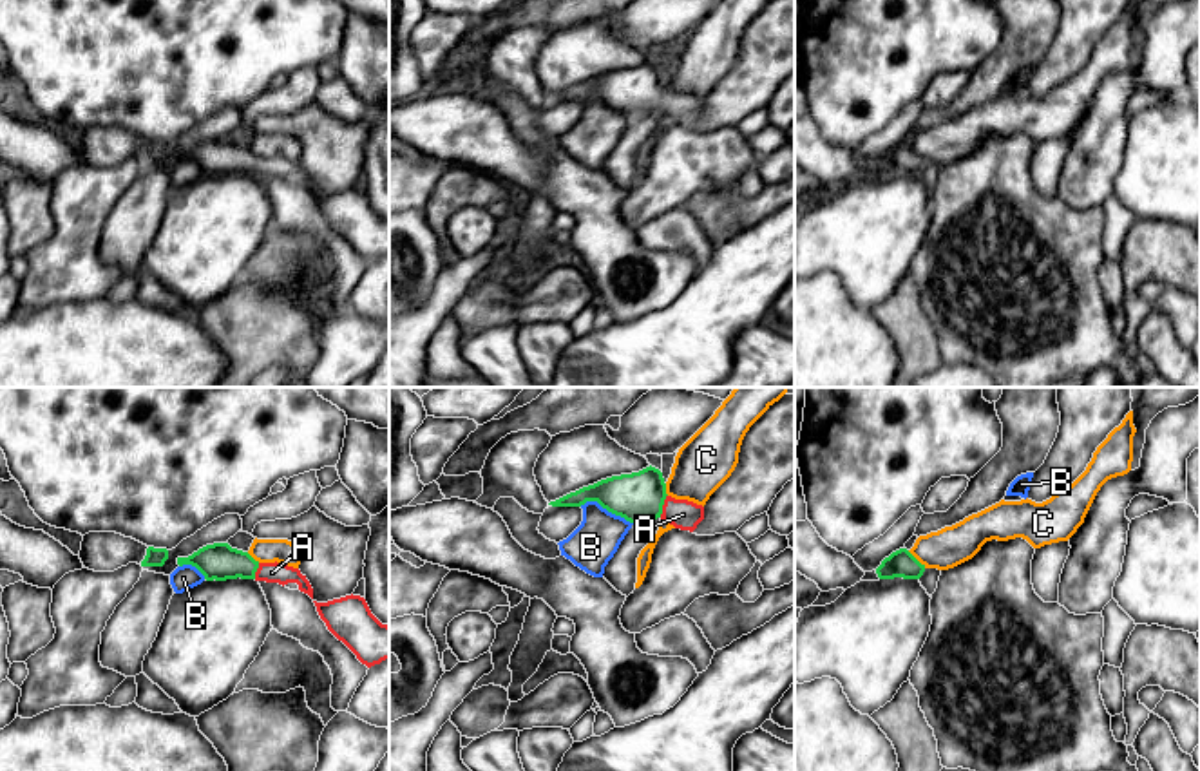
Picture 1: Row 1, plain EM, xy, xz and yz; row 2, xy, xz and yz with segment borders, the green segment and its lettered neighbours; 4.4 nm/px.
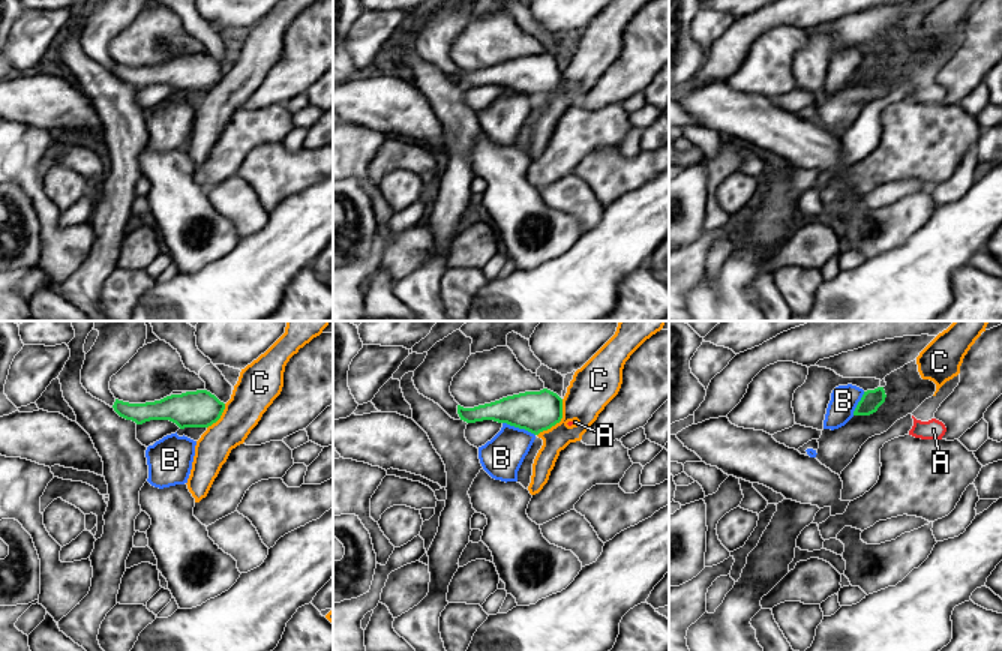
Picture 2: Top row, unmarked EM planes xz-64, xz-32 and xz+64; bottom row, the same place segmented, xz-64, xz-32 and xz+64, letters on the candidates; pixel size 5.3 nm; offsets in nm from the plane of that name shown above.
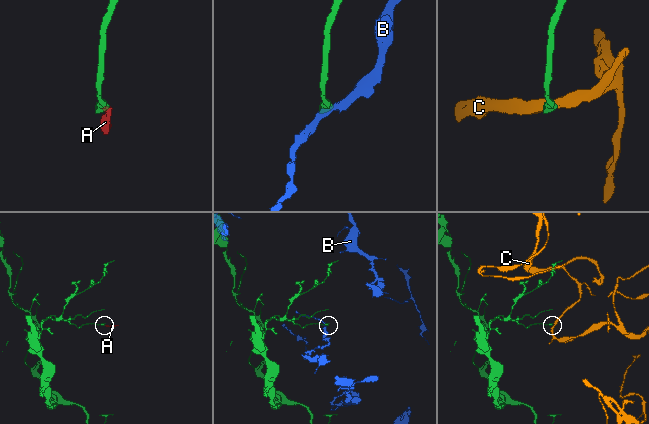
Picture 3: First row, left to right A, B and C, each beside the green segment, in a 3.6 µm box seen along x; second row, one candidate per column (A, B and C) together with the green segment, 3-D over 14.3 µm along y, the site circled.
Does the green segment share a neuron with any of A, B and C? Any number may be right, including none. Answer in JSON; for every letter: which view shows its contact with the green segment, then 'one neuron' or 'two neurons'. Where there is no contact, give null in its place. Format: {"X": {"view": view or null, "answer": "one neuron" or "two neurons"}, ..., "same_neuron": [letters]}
{"A": {"view": "xz", "answer": "one neuron"}, "B": {"view": "xz", "answer": "two neurons"}, "C": {"view": "yz", "answer": "two neurons"}, "same_neuron": ["A"]}

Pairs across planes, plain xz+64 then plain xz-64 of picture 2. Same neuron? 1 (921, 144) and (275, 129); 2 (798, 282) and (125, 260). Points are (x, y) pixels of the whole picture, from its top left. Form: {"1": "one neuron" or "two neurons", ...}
{"1": "one neuron", "2": "two neurons"}

